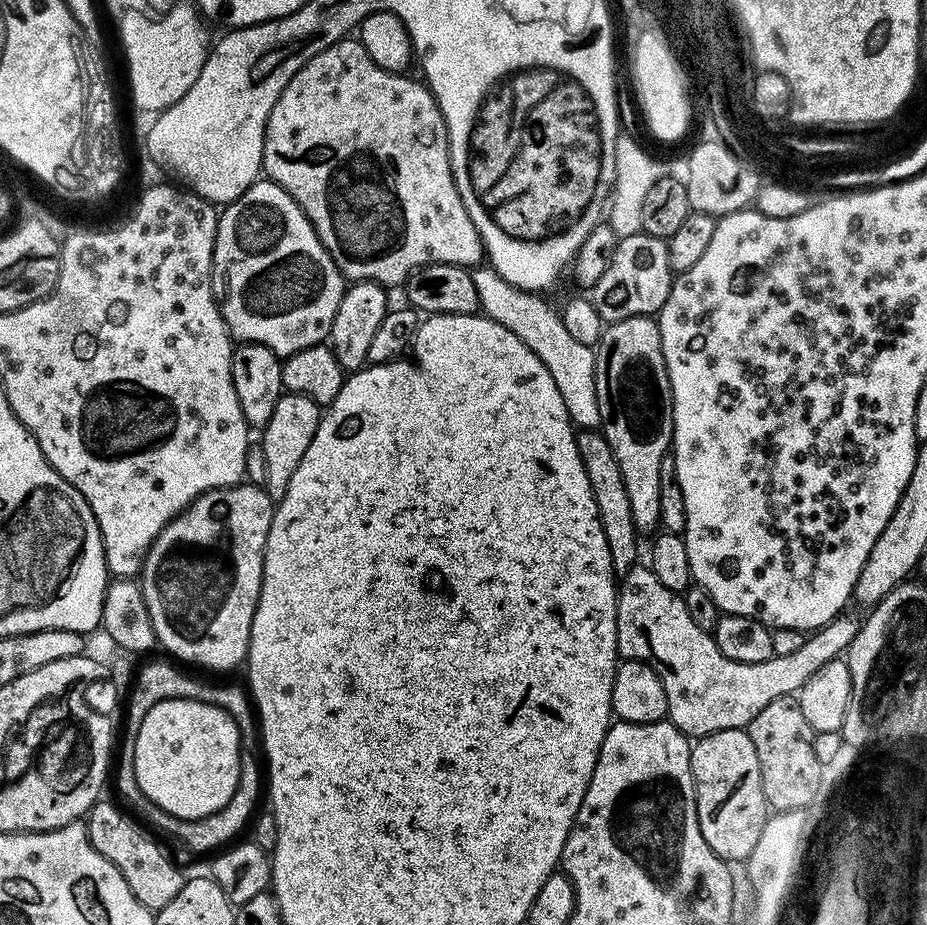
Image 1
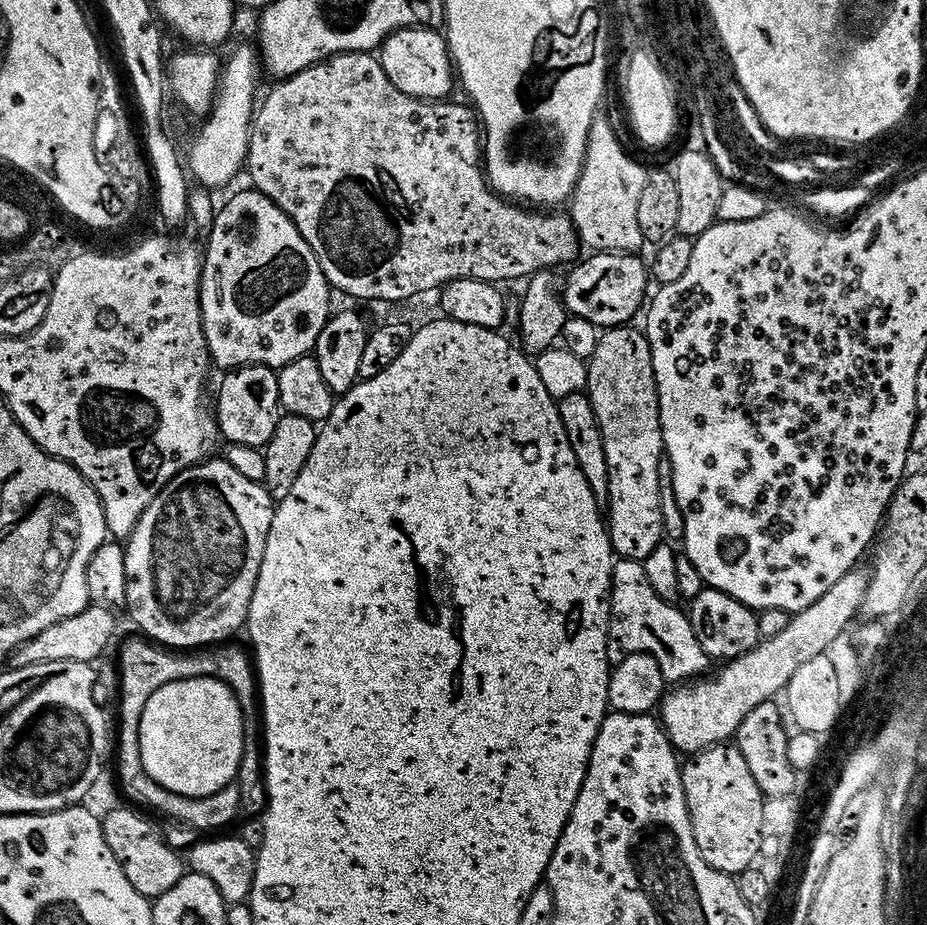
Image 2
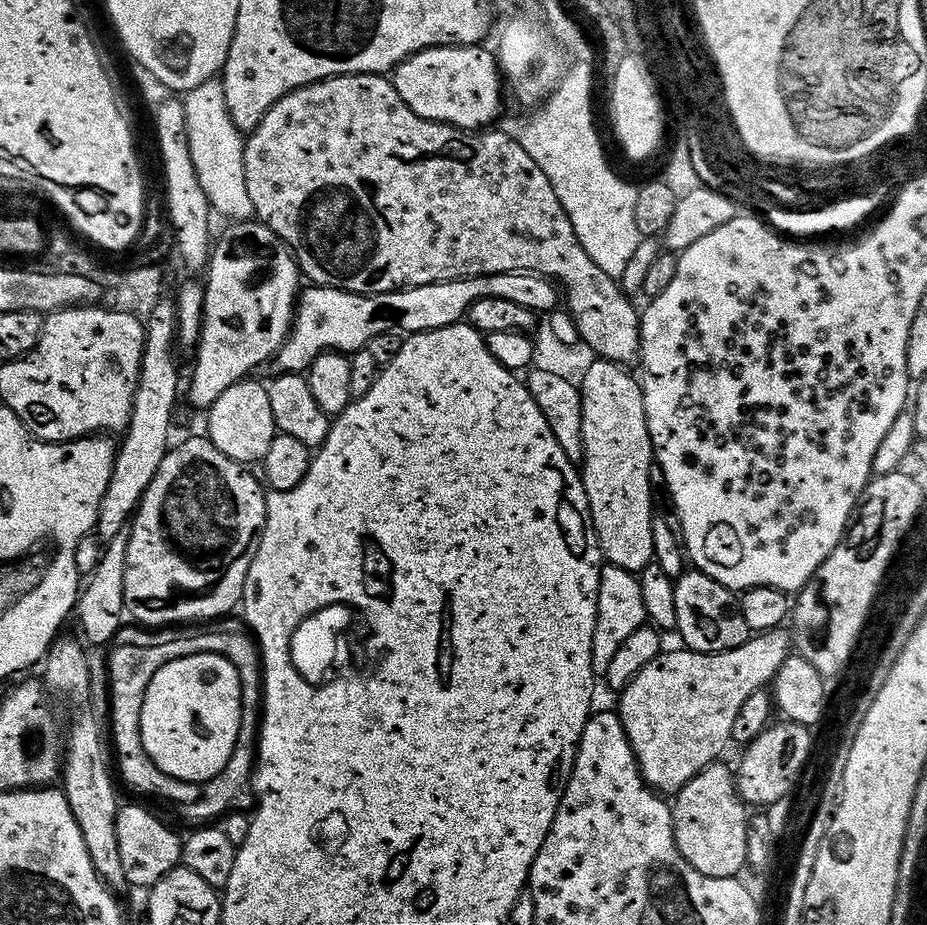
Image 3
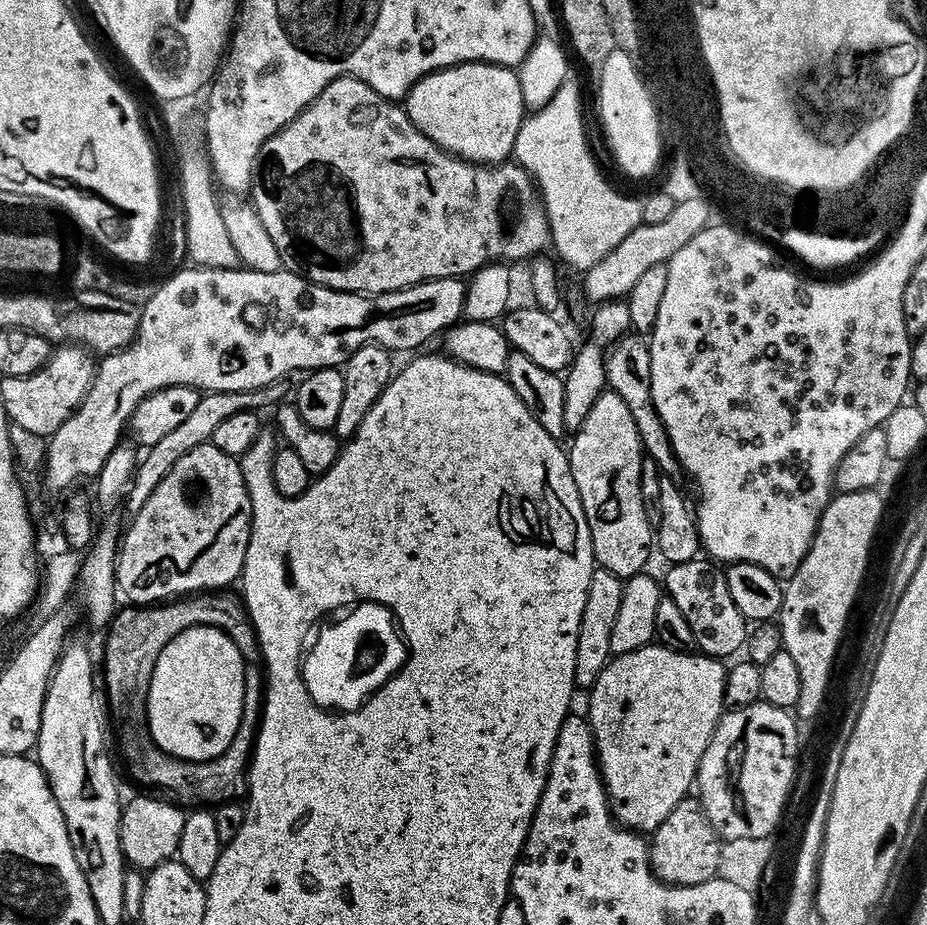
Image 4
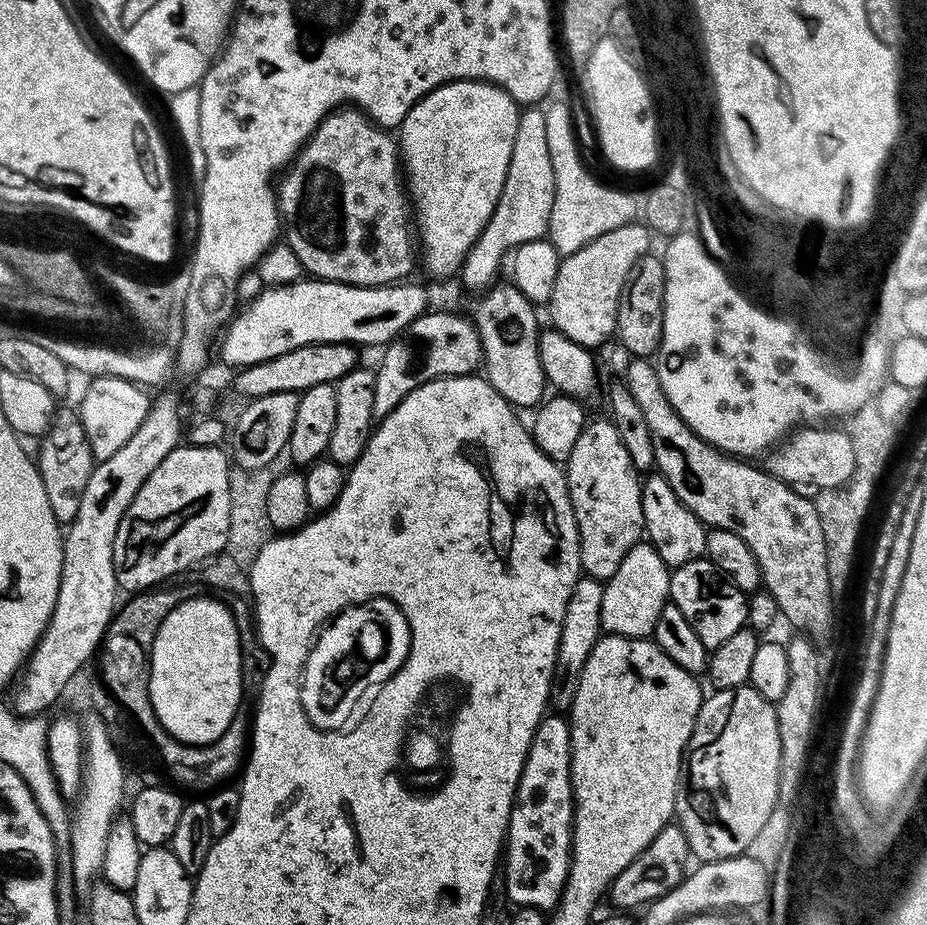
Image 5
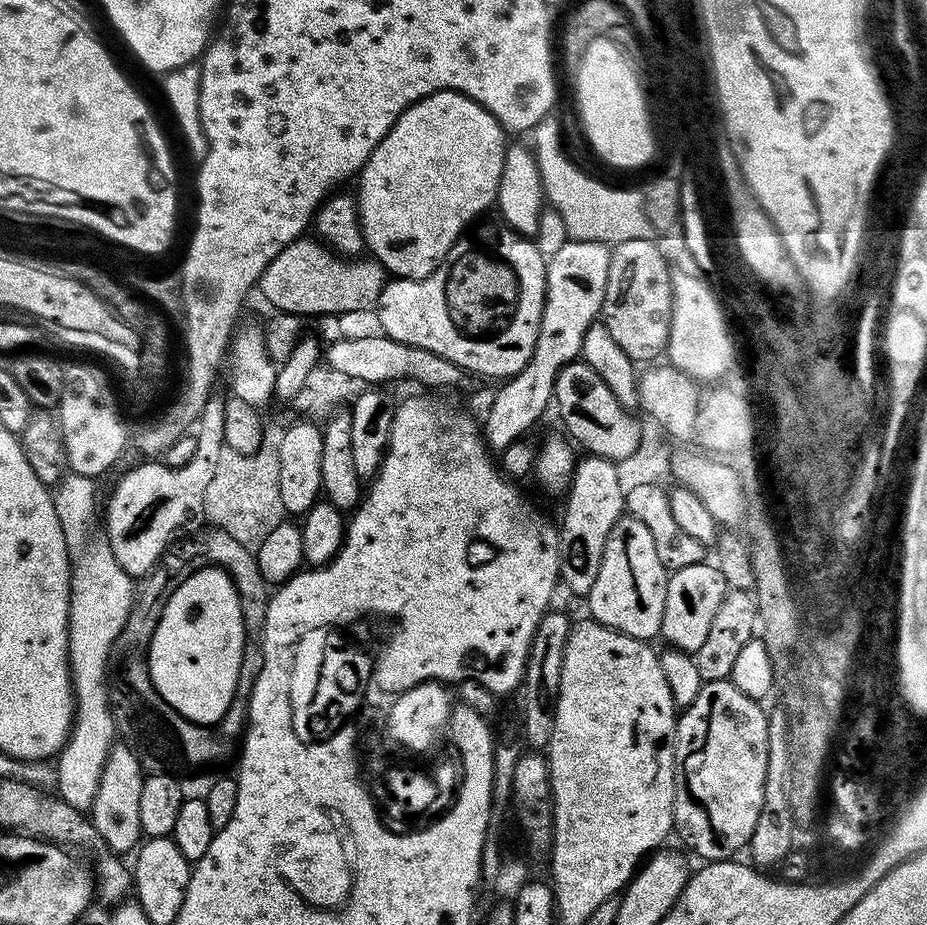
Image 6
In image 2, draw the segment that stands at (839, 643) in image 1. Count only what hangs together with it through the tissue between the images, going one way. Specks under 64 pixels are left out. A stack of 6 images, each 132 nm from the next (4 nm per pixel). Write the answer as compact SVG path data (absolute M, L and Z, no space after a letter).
M617 559L612 566L612 593L608 619L609 665L622 662L630 654L648 652L658 662L665 681L687 682L709 671L710 658L698 646L687 615L676 609L675 603L658 598L646 578L646 570L639 560Z

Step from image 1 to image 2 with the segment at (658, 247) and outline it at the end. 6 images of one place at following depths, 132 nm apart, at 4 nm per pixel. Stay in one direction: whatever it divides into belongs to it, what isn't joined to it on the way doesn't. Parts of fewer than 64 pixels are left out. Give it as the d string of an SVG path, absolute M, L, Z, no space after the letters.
M596 250L593 253L593 256L585 255L567 269L568 277L562 280L564 307L575 319L590 322L600 330L627 325L631 321L628 319L636 311L639 313L645 303L650 285L649 265L645 261L643 264L639 255L630 252Z

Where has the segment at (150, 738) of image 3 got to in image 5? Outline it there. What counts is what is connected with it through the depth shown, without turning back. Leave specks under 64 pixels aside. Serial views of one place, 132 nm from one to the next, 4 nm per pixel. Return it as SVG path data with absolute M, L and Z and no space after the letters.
M196 594L166 614L152 643L148 693L158 722L175 740L181 740L184 744L209 744L228 729L234 714L242 707L245 694L239 626L227 603L224 605L220 600Z

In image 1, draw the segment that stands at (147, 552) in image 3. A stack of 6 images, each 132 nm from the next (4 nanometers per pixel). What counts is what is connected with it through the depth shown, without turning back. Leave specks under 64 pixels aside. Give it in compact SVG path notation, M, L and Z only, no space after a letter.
M241 482L232 488L215 488L209 492L204 492L193 504L189 504L180 515L174 517L166 527L158 534L158 538L152 543L152 549L148 551L148 556L144 560L142 569L142 579L140 585L146 598L146 606L150 609L150 620L154 622L156 639L159 647L165 648L169 652L169 657L177 661L189 660L192 664L197 664L200 668L209 668L212 672L228 672L231 668L236 668L245 663L248 659L248 643L250 642L250 630L254 622L254 614L258 606L260 597L260 587L262 586L262 574L264 573L264 547L266 538L270 534L270 522L274 511L274 502L268 497L263 487L256 488L249 482Z

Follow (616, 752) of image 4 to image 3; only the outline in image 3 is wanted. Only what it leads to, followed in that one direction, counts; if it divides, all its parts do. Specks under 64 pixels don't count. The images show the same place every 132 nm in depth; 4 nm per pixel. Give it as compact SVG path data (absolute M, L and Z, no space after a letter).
M783 627L772 629L771 632L756 634L745 644L734 650L725 652L680 652L661 651L655 656L626 687L619 689L620 708L618 715L626 730L626 738L636 755L636 764L640 767L640 777L649 788L661 794L675 794L680 787L694 774L713 763L724 747L729 747L734 718L738 718L738 710L742 710L742 702L750 698L750 694L761 691L771 685L776 677L778 666L790 655L790 636Z

